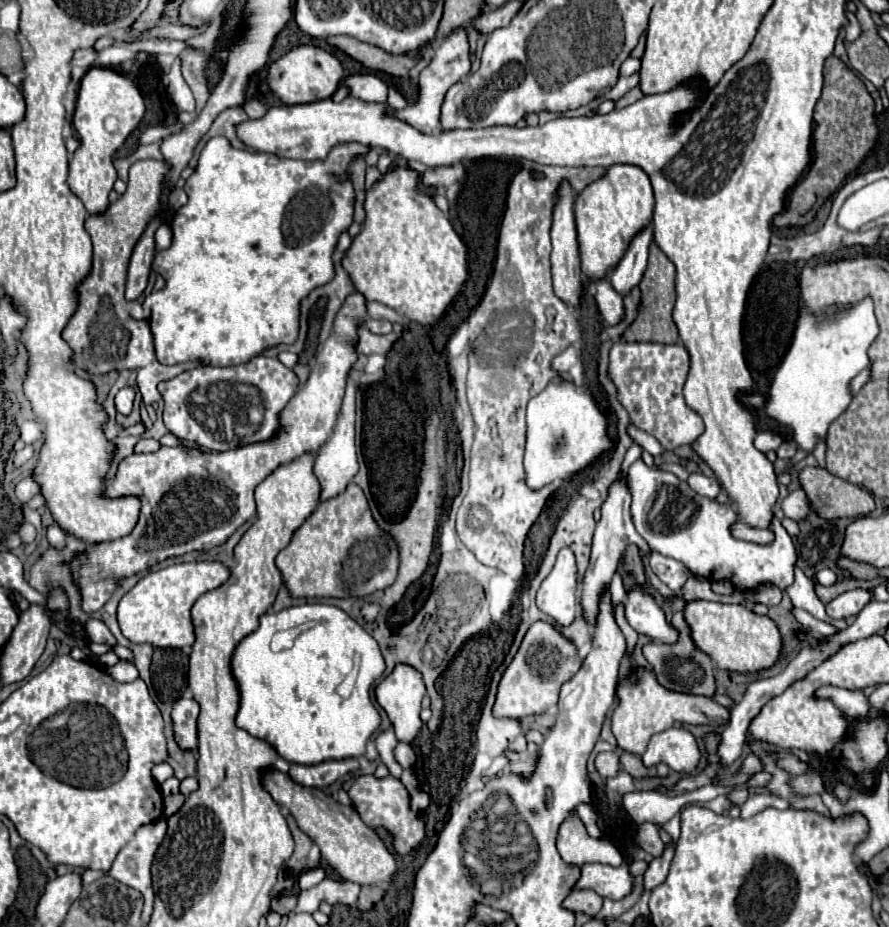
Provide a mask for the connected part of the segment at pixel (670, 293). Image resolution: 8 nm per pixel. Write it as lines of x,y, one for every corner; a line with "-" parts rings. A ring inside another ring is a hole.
656,243
650,245
650,259
648,259
648,269
640,281
642,289
642,305
636,321
626,329
622,341
658,341
658,343
676,343
678,341
678,329
672,321
672,309
676,301
676,291
674,291
674,265
672,261
658,249

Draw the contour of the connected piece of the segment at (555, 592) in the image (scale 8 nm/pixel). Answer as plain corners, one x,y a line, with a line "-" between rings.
564,547
558,553
558,561
552,573
542,583
536,595
538,609
550,619
568,627
576,619
578,611
578,567
574,553

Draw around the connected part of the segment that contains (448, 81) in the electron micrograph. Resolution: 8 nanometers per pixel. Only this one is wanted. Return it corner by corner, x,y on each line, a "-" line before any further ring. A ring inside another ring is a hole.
462,29
450,33
440,47
436,47
436,53
434,53
434,59
432,63
422,69
420,73
420,79
418,79
418,101
410,107
406,107
404,111
396,111
396,109
388,109
388,115
412,125
414,129
418,129
420,133
424,135
430,135
430,133
436,133
440,129
438,121
440,121
440,105
444,101
444,95
446,91
462,81
470,71
470,51
468,51
468,39
466,39
466,33

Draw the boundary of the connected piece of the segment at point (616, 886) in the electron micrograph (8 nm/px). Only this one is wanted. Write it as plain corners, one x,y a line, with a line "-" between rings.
624,861
620,867
610,865
582,865
582,877
576,889
594,889
598,895
608,899
624,899
634,889
634,877

